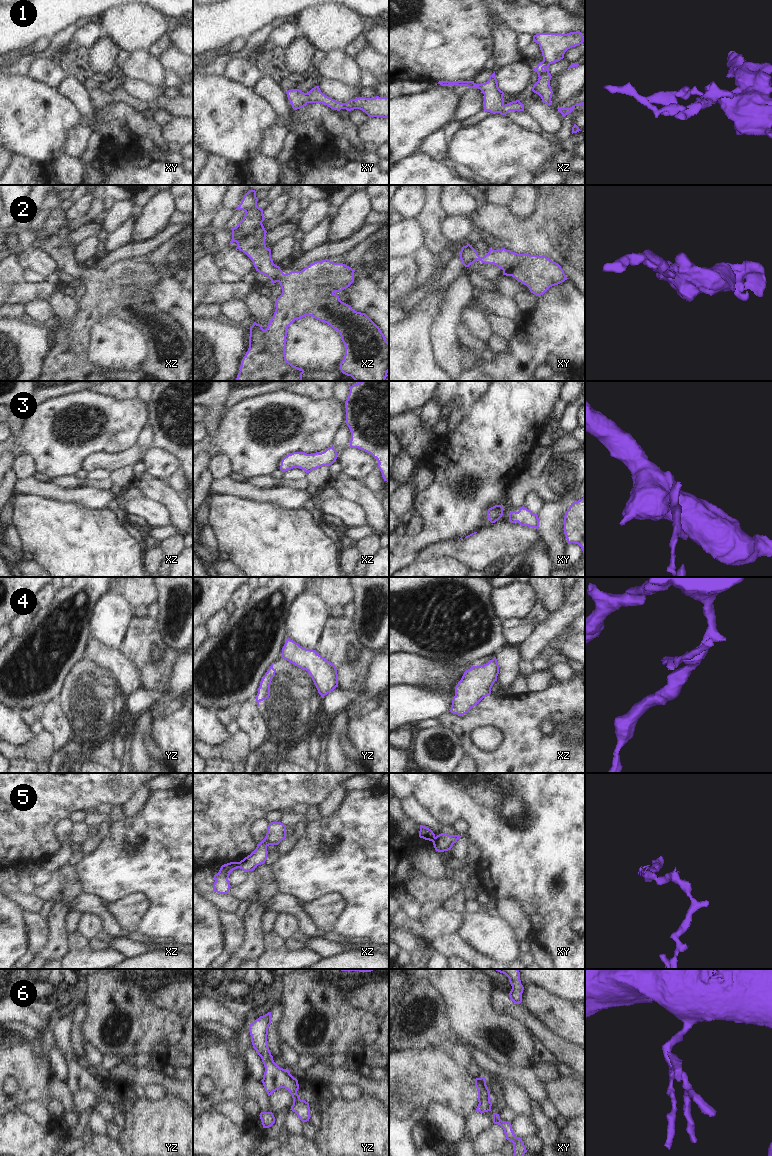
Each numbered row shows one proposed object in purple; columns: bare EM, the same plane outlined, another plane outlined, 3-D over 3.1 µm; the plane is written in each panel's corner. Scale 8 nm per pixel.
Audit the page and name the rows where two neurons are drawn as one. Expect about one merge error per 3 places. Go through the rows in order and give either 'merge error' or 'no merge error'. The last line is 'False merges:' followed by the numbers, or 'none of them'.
1: no merge error
2: no merge error
3: no merge error
4: merge error
5: merge error
6: no merge error
False merges: 4, 5

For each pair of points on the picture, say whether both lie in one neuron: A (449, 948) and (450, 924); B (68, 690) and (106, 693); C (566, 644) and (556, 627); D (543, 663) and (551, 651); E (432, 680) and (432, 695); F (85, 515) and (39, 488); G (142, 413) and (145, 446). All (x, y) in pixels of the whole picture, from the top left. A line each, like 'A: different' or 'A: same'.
A: different
B: same
C: different
D: same
E: different
F: different
G: different

